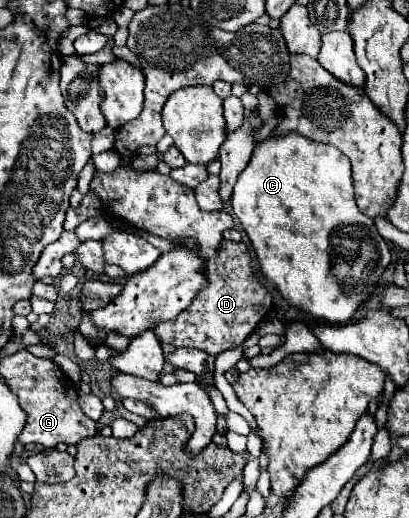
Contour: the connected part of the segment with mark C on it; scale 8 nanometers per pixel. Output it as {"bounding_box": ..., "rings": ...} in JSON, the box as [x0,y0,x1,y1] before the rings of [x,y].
{"bounding_box":[231,131,391,325],"rings":[[[295,131],[257,143],[247,169],[241,171],[235,183],[231,207],[255,247],[259,269],[267,281],[275,285],[293,307],[311,313],[313,319],[333,325],[351,321],[363,299],[379,285],[391,261],[391,251],[377,233],[373,219],[367,219],[357,209],[349,159],[337,147],[307,139]]]}

